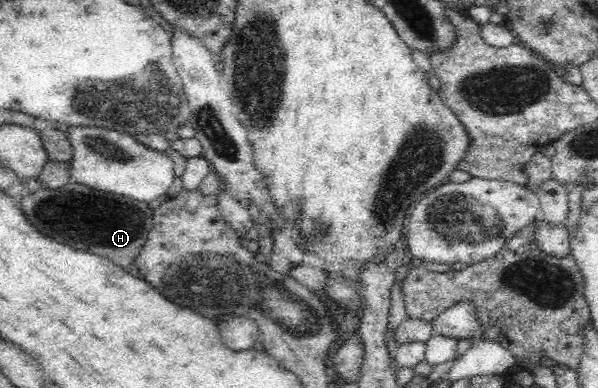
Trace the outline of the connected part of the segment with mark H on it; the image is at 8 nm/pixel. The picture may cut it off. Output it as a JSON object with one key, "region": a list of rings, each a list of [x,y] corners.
{"region":[[[74,182],[58,190],[38,189],[20,199],[18,206],[40,234],[60,244],[108,258],[122,268],[133,264],[153,227],[152,211],[146,203]]]}

